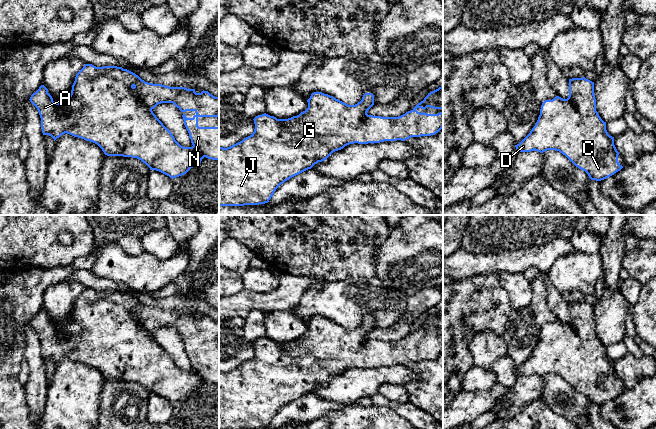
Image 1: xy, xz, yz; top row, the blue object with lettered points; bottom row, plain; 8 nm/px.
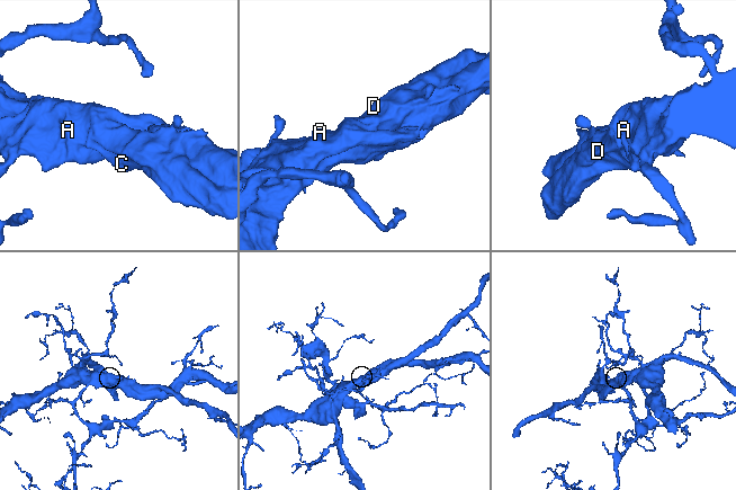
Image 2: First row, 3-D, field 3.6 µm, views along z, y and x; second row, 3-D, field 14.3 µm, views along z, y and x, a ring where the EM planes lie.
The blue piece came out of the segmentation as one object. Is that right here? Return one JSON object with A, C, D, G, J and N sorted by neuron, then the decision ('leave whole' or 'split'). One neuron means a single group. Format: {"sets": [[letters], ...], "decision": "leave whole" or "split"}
{"sets": [["A", "C", "D", "G", "J", "N"]], "decision": "leave whole"}

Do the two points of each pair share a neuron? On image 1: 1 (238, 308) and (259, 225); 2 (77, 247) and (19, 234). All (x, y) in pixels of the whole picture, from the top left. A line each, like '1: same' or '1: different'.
1: different
2: same

